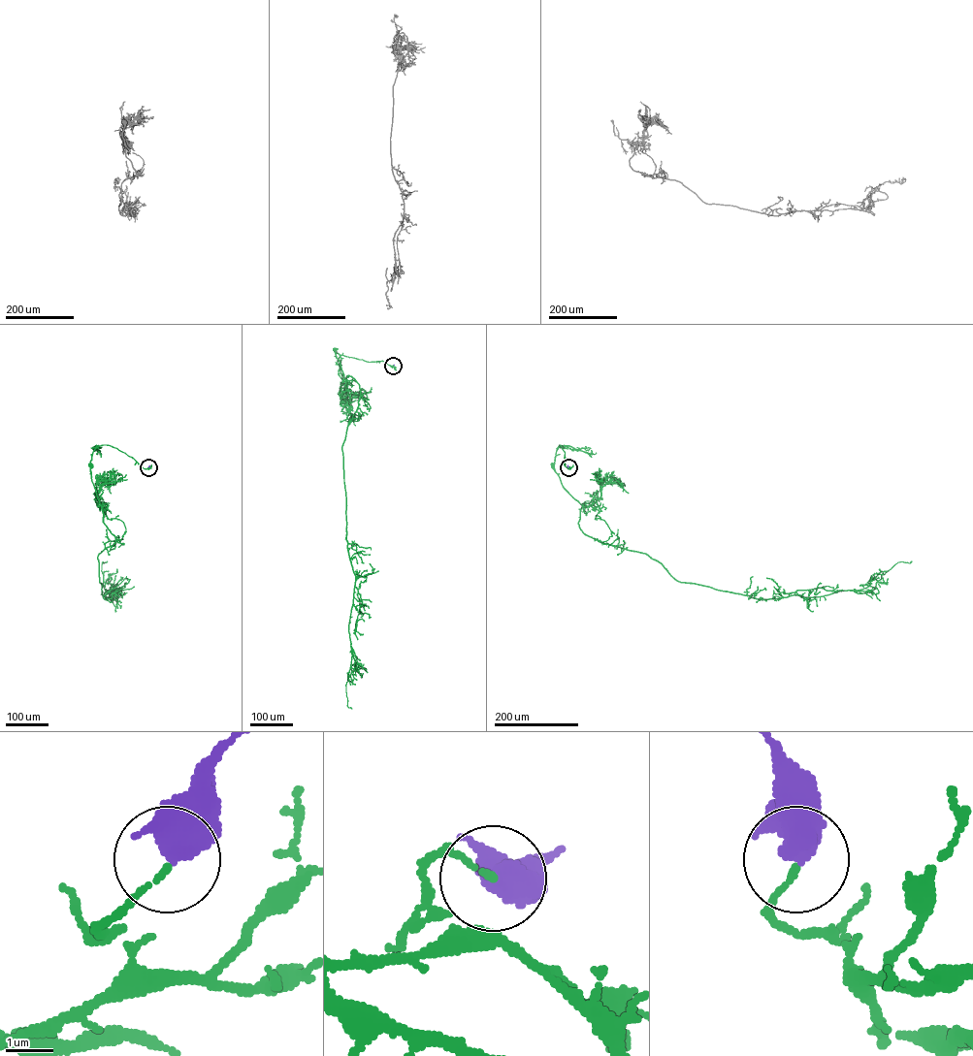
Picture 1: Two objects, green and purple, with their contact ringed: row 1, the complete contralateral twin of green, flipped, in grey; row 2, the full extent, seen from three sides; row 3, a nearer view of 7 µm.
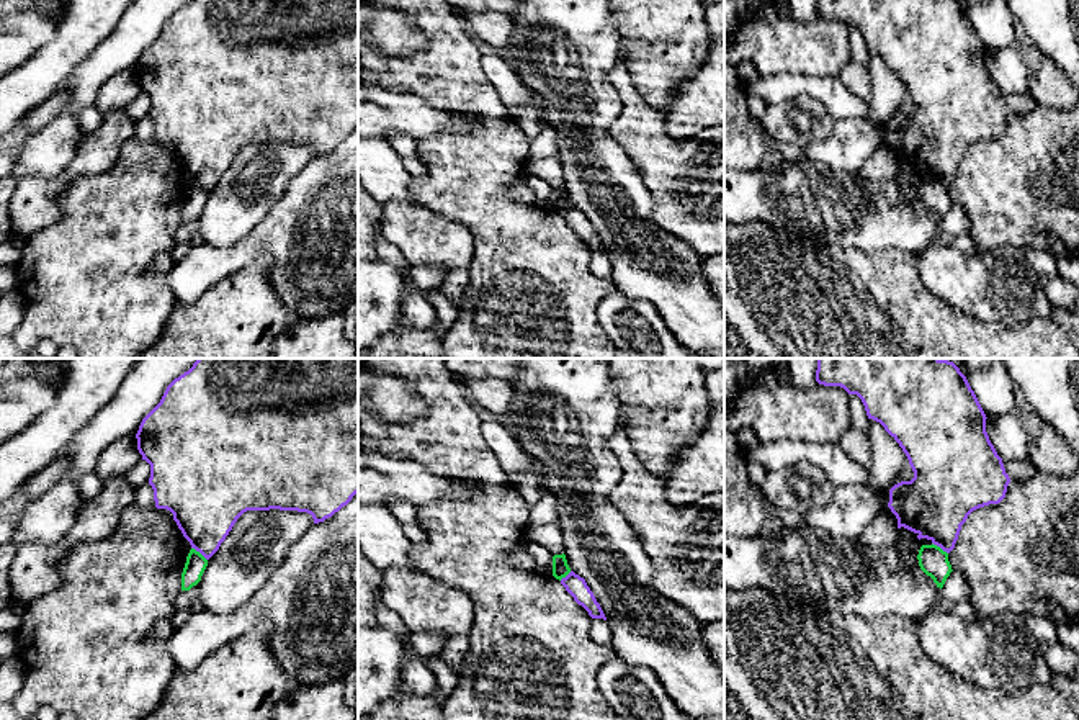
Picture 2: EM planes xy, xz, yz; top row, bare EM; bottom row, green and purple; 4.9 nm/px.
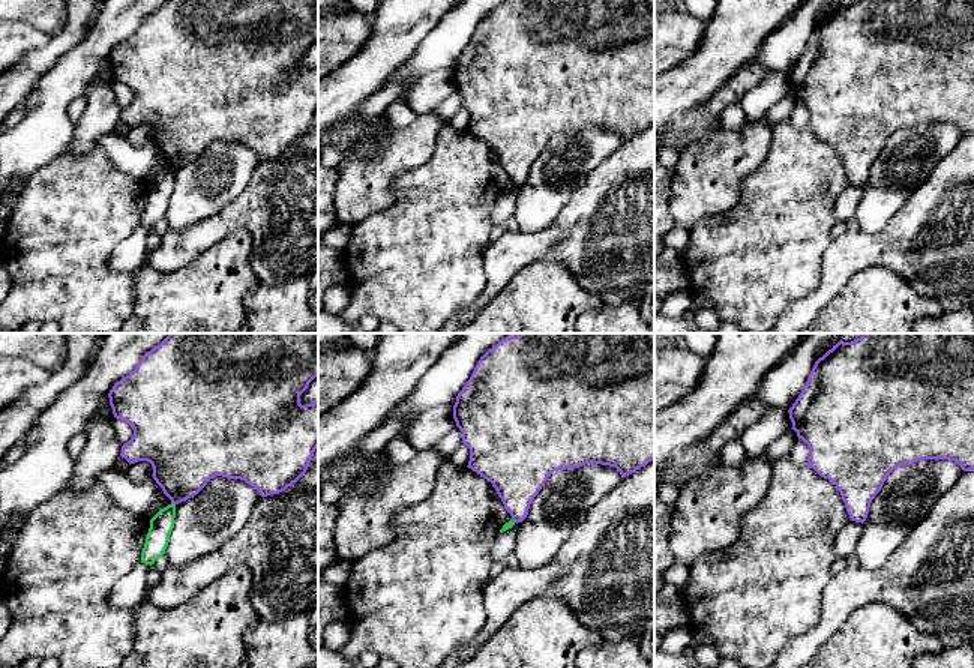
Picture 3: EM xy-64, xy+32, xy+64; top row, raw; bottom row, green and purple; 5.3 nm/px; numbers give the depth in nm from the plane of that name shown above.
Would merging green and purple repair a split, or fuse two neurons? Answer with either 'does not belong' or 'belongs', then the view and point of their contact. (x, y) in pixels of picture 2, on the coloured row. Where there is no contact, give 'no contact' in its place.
does not belong | xy (200, 553)

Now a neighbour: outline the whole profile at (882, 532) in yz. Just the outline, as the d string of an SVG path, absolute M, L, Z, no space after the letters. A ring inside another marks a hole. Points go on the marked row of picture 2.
M878 514L870 527L858 537L866 547L888 548L894 547L899 535L899 529L888 517Z

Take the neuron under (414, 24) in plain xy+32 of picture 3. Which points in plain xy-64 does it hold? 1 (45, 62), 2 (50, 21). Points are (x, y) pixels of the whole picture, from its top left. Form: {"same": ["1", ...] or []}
{"same": ["1"]}

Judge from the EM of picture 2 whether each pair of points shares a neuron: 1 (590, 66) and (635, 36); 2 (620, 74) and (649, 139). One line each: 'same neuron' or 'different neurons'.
1: different neurons
2: same neuron

